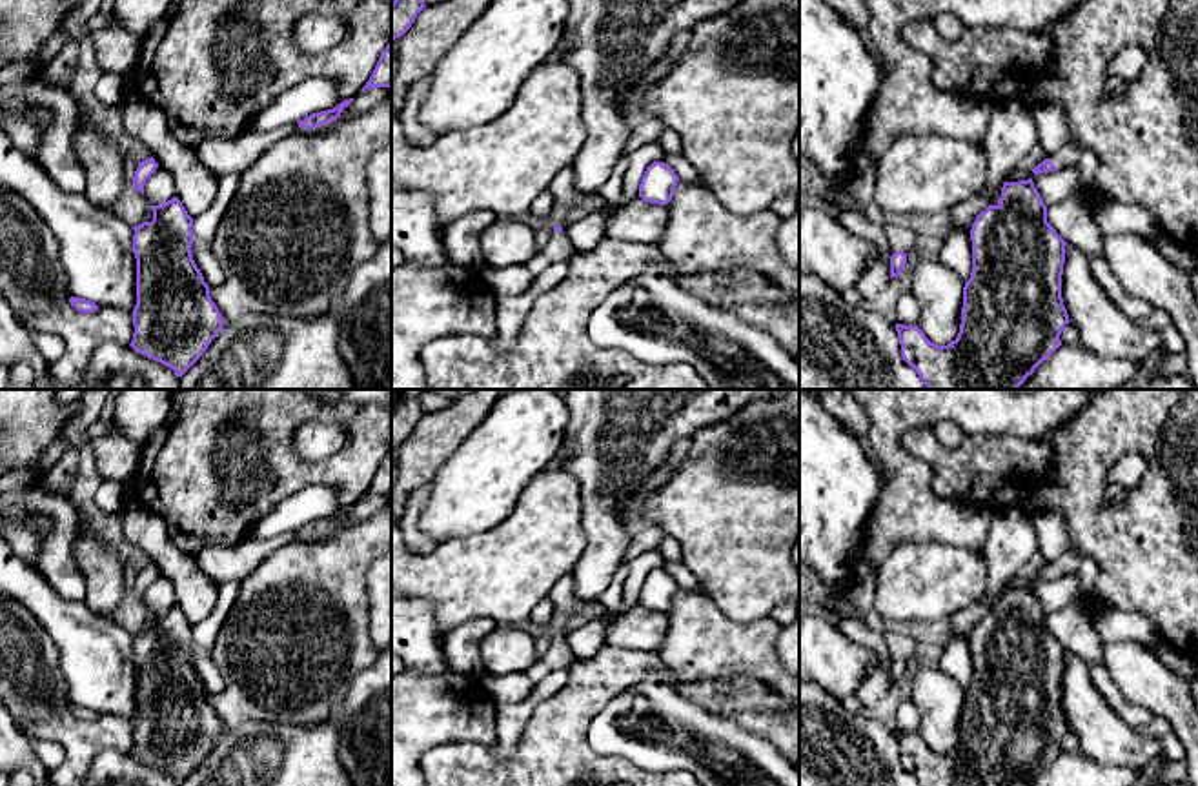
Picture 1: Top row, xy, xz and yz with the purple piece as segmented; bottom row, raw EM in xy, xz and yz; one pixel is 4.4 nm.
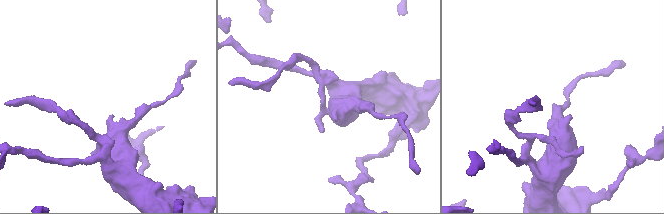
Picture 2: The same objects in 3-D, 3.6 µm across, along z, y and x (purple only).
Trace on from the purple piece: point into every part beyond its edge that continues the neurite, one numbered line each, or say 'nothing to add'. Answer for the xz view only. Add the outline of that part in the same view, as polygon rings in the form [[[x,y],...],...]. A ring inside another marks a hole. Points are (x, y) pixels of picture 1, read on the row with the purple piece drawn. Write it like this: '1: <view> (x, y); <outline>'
1: xz (558, 248); [[[564,227],[561,233],[553,231],[550,238],[541,246],[541,253],[537,258],[526,264],[528,271],[535,277],[553,266],[555,262],[568,260],[574,253],[570,240],[564,235]]]

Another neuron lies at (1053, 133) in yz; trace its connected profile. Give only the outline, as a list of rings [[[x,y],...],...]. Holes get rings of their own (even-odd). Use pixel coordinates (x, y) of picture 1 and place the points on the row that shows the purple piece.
[[[1040,104],[1032,106],[1030,113],[1036,124],[1038,144],[1047,156],[1054,155],[1071,140],[1069,122],[1061,106]]]

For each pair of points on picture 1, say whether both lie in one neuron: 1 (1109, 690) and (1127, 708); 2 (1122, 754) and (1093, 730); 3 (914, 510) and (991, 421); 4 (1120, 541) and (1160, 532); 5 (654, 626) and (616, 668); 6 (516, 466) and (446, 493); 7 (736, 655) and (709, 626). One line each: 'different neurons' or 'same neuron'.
1: same neuron
2: same neuron
3: same neuron
4: same neuron
5: different neurons
6: same neuron
7: same neuron

